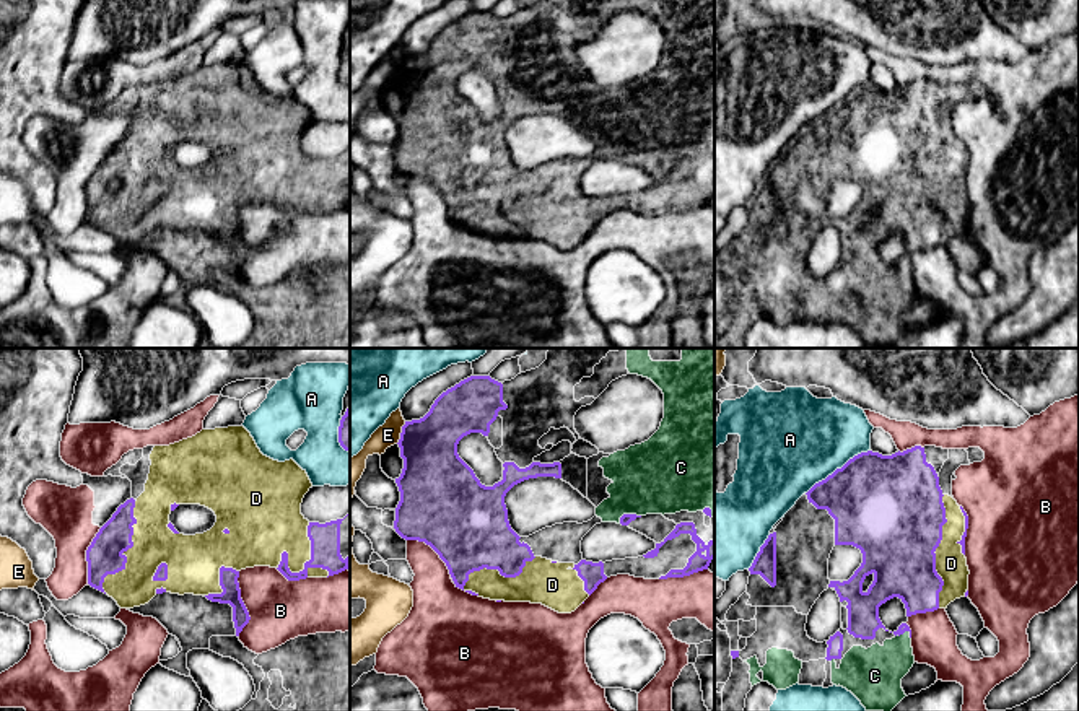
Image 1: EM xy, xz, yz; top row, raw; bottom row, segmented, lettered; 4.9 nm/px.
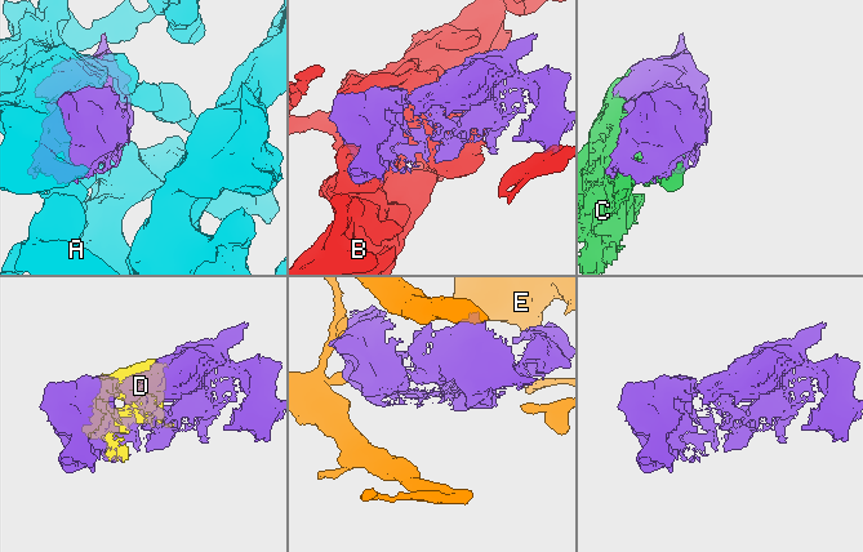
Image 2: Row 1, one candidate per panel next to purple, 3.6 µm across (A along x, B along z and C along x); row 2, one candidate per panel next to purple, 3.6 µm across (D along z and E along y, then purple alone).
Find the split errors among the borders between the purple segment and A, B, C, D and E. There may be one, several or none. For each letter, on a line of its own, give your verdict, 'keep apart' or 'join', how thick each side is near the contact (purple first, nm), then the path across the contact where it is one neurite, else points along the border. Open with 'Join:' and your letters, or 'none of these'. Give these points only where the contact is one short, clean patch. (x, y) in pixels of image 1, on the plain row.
Join: C, D
A: keep apart; calibres 460 and 460 nm
B: keep apart; calibres 100 and 300 nm
C: join; calibres 60 and 380 nm
D: join; calibres 140 and 280 nm
E: keep apart; calibres 300 and 120 nm

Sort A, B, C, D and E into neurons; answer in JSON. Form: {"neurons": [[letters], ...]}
{"neurons": [["A"], ["B"], ["C", "D"], ["E"]]}

